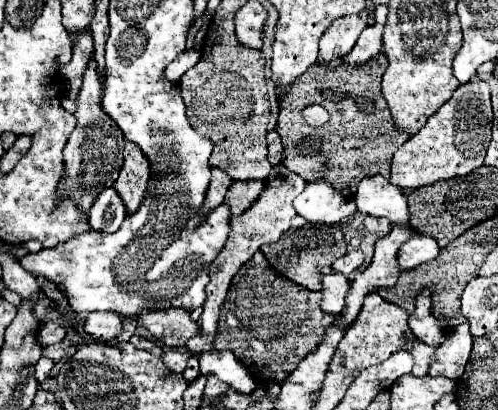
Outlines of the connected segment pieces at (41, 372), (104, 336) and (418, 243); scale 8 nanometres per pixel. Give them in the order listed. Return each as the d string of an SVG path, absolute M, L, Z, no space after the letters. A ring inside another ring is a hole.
M41 356L41 358L39 358L39 362L35 364L35 378L39 380L39 384L43 384L43 382L49 378L49 374L53 366L53 360L45 358L45 356Z
M91 312L85 322L83 322L83 330L97 338L99 342L109 342L115 340L121 334L121 318L113 312Z
M413 232L413 236L399 248L399 266L401 270L415 268L437 256L439 256L439 246L435 244L435 240L431 236Z

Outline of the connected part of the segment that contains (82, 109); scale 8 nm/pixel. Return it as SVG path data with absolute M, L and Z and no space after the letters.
M91 56L85 72L83 72L83 84L79 90L79 96L75 98L75 118L77 126L71 132L67 146L63 150L65 156L65 180L59 186L59 196L71 196L79 208L87 214L91 208L93 198L103 190L109 188L121 170L123 164L123 146L125 146L125 136L119 132L119 126L101 110L99 98L103 90L103 78L97 72L95 58Z

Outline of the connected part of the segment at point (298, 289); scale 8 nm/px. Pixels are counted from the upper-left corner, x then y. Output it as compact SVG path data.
M261 252L241 266L231 282L231 296L225 298L217 328L217 350L229 350L255 376L255 382L265 388L267 382L283 382L299 362L311 354L323 340L331 322L341 320L341 314L319 310L323 292L311 292L285 276L279 276Z

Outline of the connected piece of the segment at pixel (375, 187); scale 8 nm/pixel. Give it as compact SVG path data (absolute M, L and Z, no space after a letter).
M379 174L359 182L355 204L359 212L389 218L393 226L404 226L409 222L407 198L403 196L401 188Z

